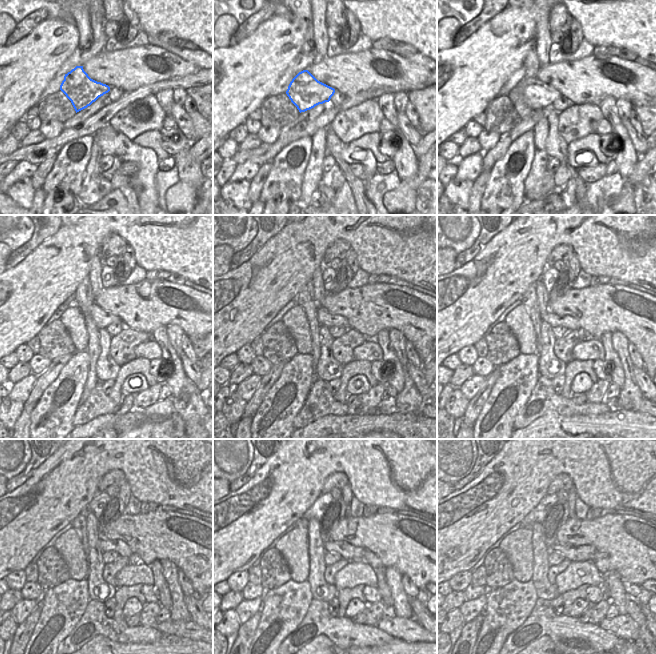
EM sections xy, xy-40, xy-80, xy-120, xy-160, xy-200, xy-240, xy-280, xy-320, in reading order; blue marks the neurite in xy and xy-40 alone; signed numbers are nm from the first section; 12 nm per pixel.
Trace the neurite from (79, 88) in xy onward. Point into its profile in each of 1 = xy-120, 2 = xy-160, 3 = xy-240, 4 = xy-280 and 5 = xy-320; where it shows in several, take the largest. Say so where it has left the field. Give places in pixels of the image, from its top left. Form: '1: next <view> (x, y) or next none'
1: next xy-120 (102, 319)
2: next xy-160 (325, 318)
3: next xy-240 (119, 546)
4: next xy-280 (347, 551)
5: next xy-320 (585, 552)

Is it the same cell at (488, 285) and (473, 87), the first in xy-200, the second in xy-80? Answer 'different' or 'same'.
same

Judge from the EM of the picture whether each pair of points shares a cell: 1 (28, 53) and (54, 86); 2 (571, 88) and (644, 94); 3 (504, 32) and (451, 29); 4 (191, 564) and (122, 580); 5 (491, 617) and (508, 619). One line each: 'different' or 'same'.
1: different
2: same
3: different
4: different
5: same

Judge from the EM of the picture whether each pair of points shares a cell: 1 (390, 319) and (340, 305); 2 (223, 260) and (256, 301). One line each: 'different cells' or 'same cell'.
1: same cell
2: different cells

